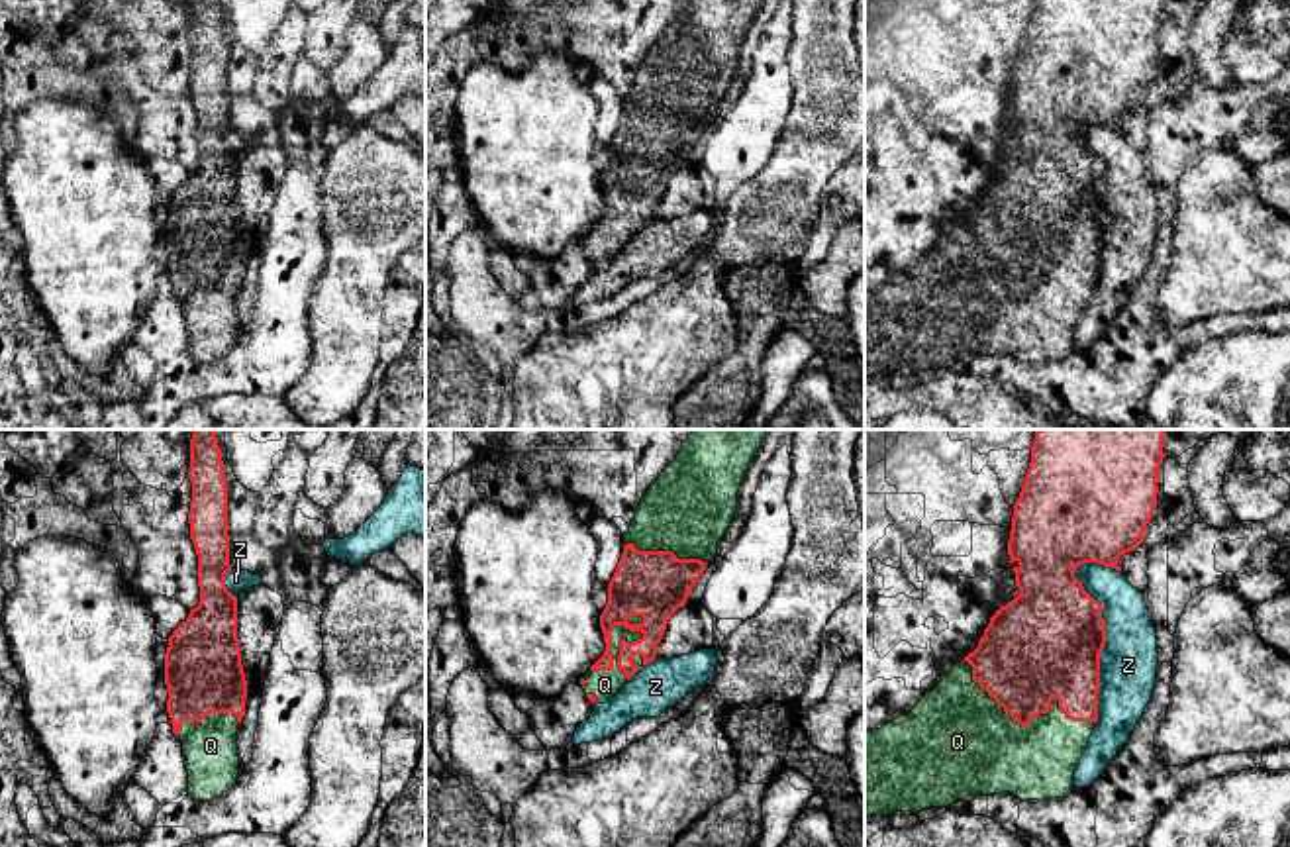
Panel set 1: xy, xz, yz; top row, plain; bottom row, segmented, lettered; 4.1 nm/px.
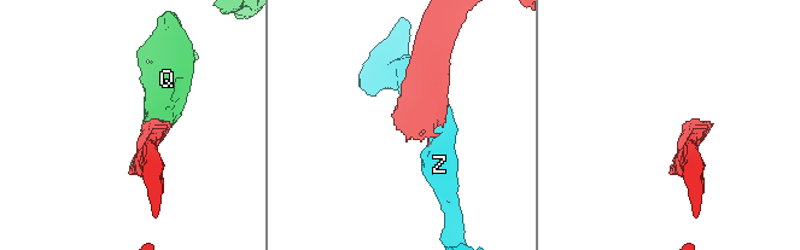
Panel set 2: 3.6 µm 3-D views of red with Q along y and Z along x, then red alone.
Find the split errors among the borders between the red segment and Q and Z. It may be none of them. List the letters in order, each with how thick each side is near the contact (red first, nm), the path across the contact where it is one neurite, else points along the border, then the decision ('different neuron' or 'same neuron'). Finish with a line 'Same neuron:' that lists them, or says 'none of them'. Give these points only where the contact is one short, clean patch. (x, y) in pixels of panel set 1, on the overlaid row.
Q: 400 nm thick on the red side, 380 nm on the other; same neuron
Z: 460 nm thick on the red side, 240 nm on the other; different neuron
Same neuron: Q

